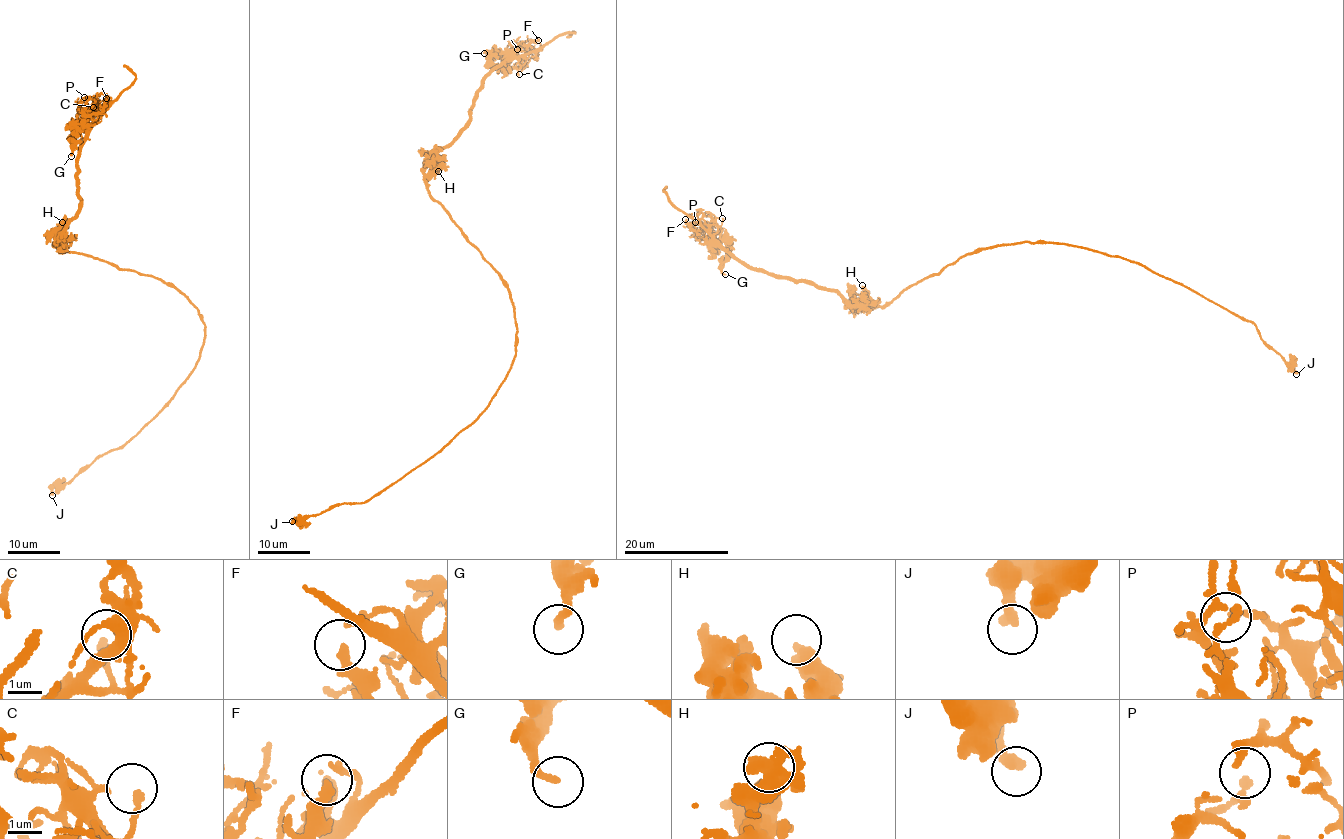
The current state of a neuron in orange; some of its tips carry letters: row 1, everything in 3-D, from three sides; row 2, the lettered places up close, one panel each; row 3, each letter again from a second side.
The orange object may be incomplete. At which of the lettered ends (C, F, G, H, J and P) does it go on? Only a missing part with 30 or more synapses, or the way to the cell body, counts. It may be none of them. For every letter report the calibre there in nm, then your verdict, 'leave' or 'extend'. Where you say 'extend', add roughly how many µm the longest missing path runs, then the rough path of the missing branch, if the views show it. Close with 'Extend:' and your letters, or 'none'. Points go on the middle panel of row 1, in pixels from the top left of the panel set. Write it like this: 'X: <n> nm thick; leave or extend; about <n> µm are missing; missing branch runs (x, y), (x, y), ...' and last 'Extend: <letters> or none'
C: 160 nm thick; leave
F: 360 nm thick; leave
G: 200 nm thick; leave
H: 480 nm thick; leave
J: 320 nm thick; leave
P: 220 nm thick; leave
Extend: none

